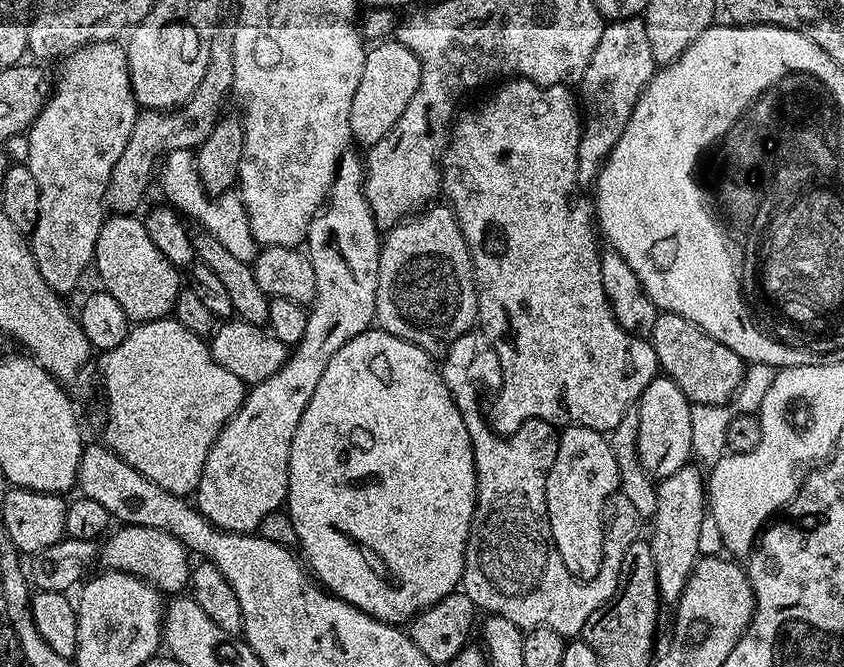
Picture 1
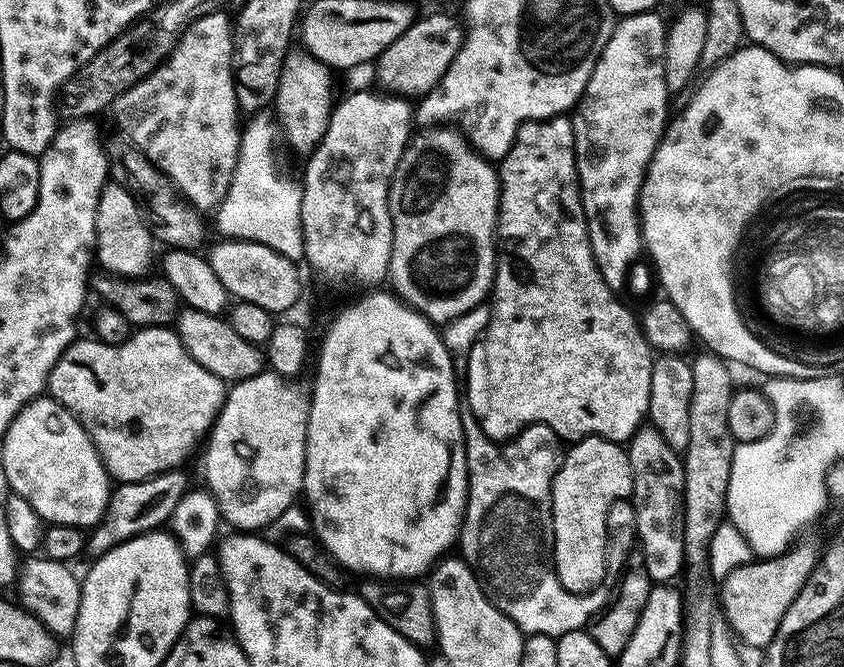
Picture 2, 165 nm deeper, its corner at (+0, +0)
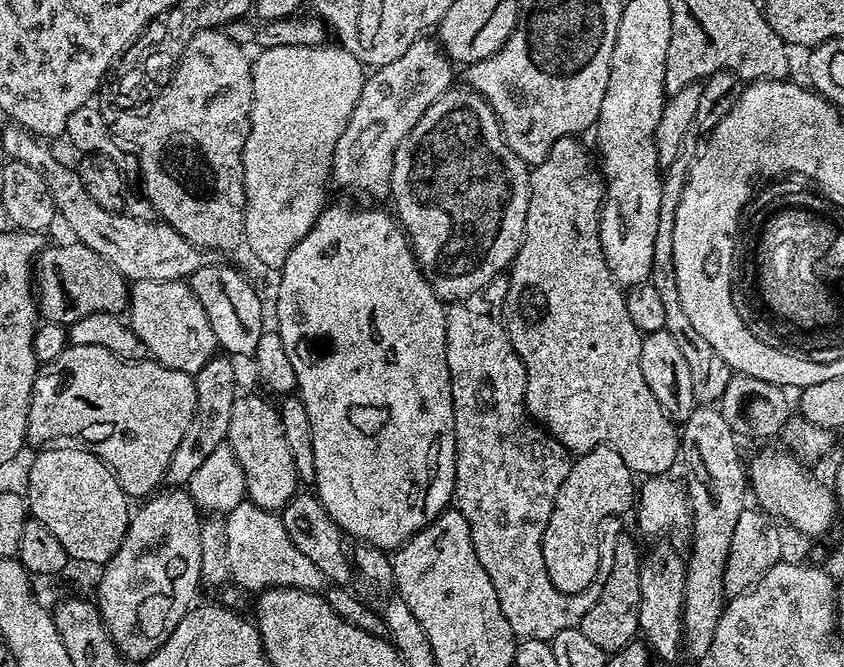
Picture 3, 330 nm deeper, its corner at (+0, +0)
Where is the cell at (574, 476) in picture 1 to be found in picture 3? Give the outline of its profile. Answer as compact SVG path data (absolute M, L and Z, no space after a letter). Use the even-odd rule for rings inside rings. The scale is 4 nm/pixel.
M607 446L591 448L588 452L577 455L573 459L572 469L570 474L566 474L558 490L556 503L542 538L542 558L546 562L546 574L558 590L566 594L574 594L584 592L597 583L602 572L602 564L600 568L600 523L607 516L616 516L619 512L626 511L628 507L628 511L633 507L638 496L638 484L637 481L632 480L635 480L633 472L626 466L626 462L622 462L622 454L618 454L618 450L613 448Z

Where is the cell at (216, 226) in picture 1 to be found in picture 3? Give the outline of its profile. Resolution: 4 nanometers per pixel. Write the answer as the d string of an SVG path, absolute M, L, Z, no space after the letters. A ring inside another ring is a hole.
M324 44L310 46L274 46L265 47L260 57L252 60L252 125L250 134L246 138L244 147L244 240L246 248L253 252L268 268L279 270L284 267L286 258L290 258L290 250L310 234L314 222L320 217L320 213L326 207L324 200L324 187L330 184L330 173L332 171L332 155L338 146L338 138L342 138L342 130L354 112L354 106L358 102L358 94L362 94L362 86L366 79L366 66L354 58L344 48L333 46L328 48Z

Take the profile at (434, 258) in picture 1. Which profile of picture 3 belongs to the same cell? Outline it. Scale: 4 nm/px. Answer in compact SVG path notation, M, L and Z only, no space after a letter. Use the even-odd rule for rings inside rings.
M467 86L449 88L428 107L426 114L422 114L422 118L418 118L414 130L410 130L410 134L406 134L406 138L400 143L394 154L394 166L390 178L390 197L392 196L392 204L396 207L394 216L400 227L403 228L405 236L408 237L408 243L412 246L412 253L416 255L416 265L420 267L420 273L441 300L445 302L465 300L467 296L474 294L474 290L482 290L482 286L486 286L486 282L501 275L511 265L522 246L522 238L526 230L529 179L529 165L524 164L522 158L518 158L518 154L514 154L514 150L510 150L492 107Z

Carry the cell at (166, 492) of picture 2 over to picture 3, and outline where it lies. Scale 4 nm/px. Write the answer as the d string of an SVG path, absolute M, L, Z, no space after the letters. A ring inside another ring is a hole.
M216 354L194 374L196 381L196 405L194 418L190 426L186 426L186 434L182 434L182 442L178 442L178 450L170 458L170 466L166 477L167 483L172 486L186 486L190 478L202 467L202 462L218 450L220 444L228 439L230 417L234 415L234 402L238 395L236 389L236 368L227 355Z

